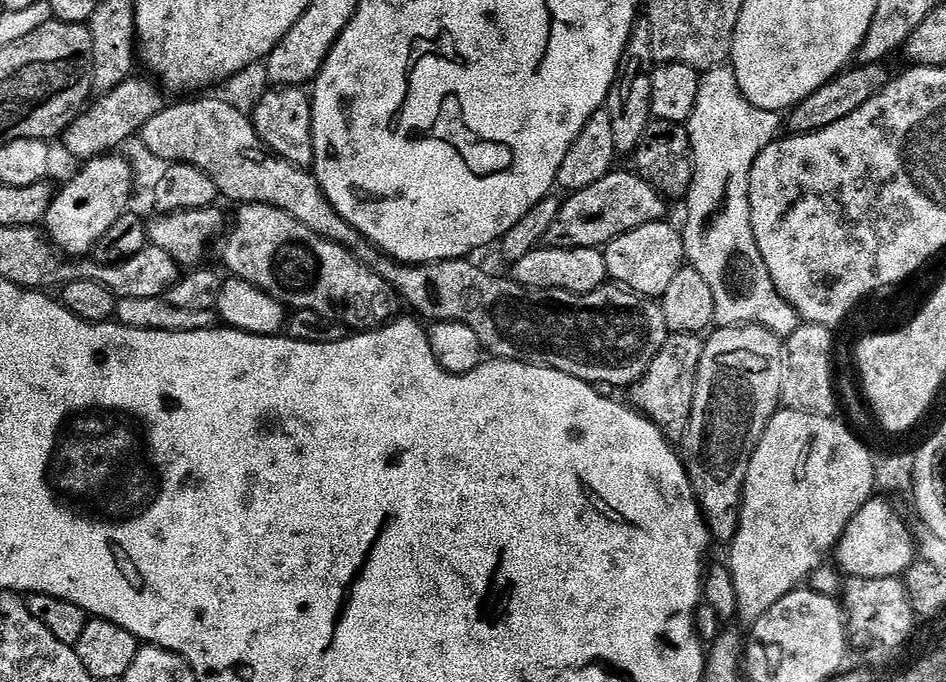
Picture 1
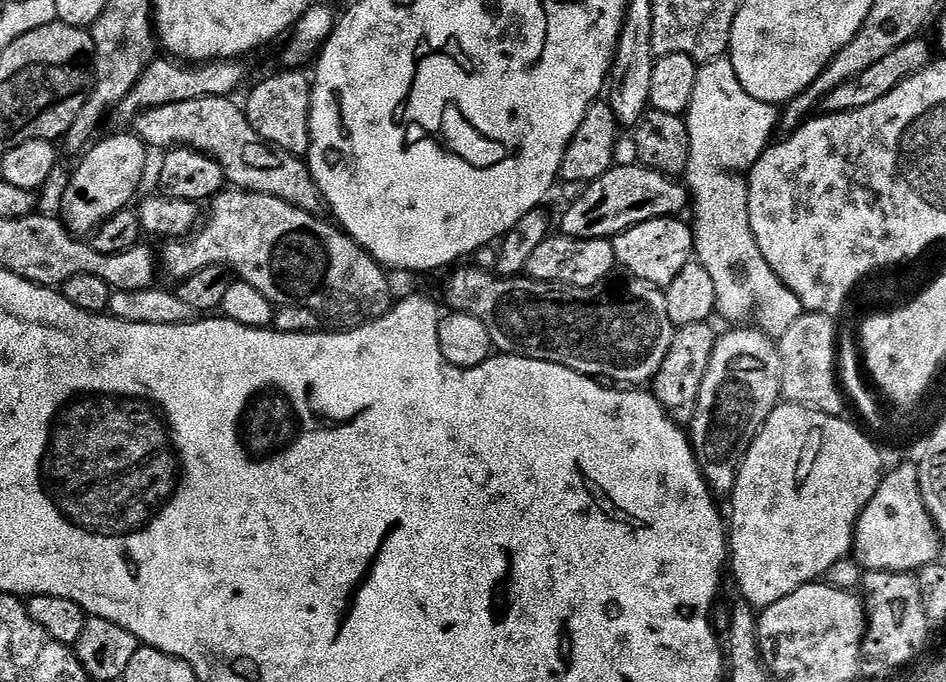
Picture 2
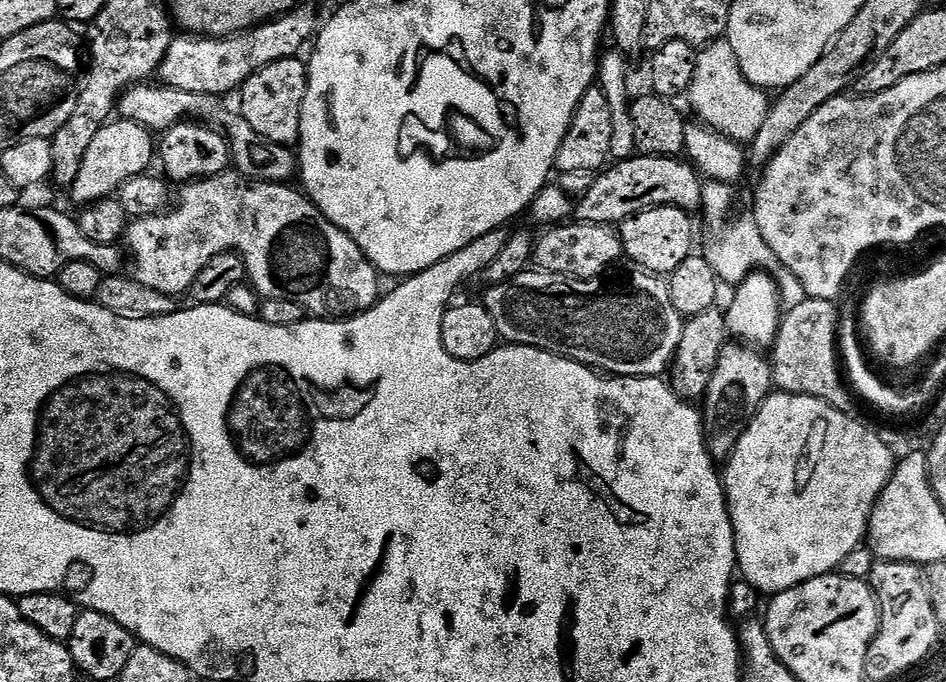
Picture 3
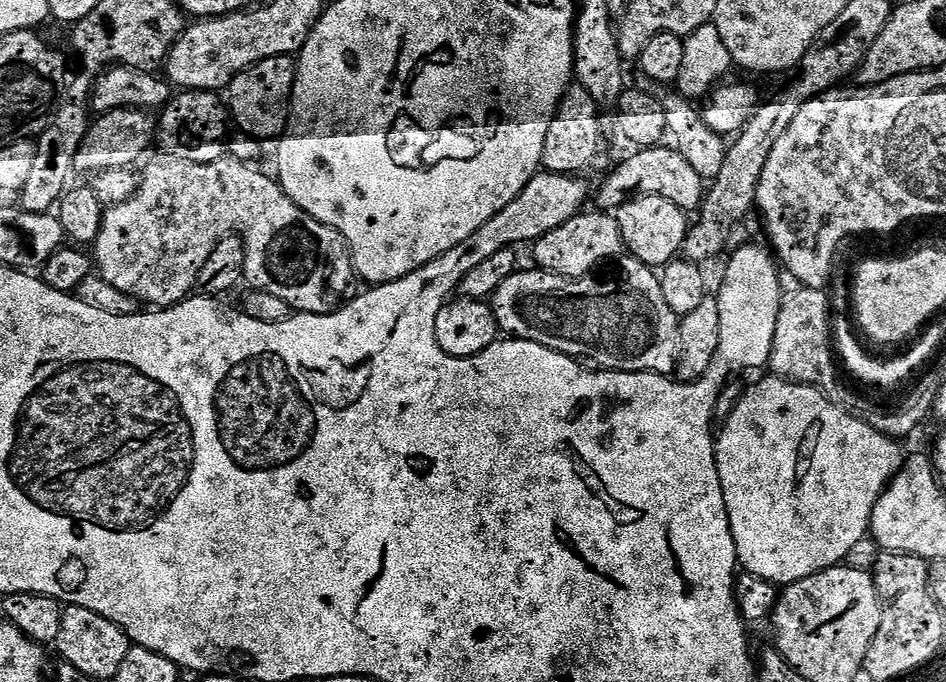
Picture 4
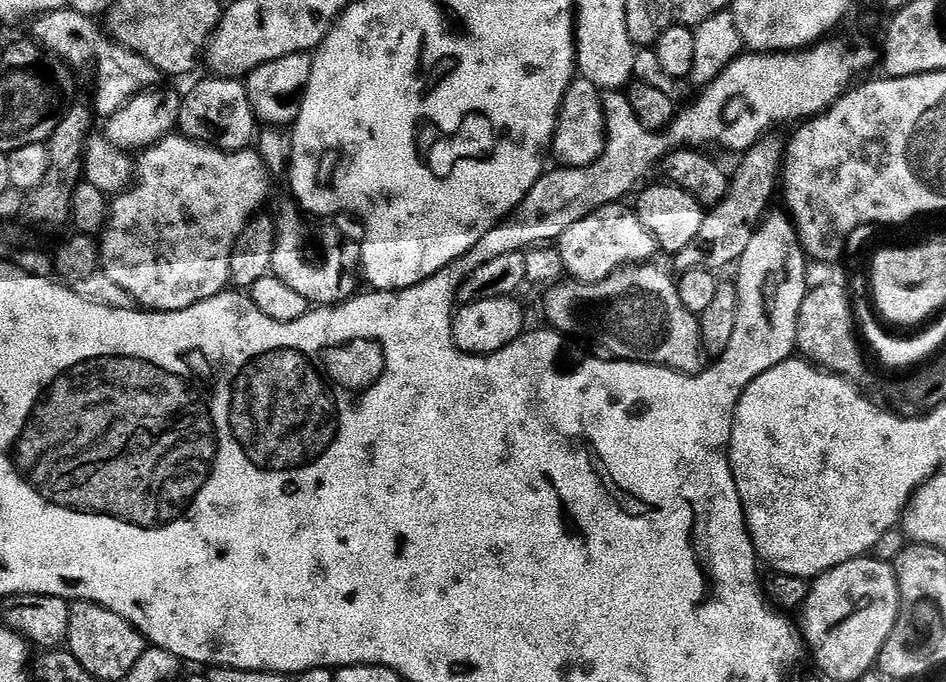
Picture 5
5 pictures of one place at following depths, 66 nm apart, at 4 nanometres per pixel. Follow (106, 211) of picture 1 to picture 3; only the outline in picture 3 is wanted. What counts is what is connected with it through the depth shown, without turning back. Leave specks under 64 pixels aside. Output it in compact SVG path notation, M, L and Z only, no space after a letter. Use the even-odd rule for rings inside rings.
M123 118L113 119L105 124L98 134L94 134L94 142L90 142L90 150L86 150L86 158L82 158L82 170L78 170L78 178L74 178L70 189L72 200L81 206L93 206L101 200L115 197L128 180L143 176L154 164L154 136L149 129L143 128L138 122Z

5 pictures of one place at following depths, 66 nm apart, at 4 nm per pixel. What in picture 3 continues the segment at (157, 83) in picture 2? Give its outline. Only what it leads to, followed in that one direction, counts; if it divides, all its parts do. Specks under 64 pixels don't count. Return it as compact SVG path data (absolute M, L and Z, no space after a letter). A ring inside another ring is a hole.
M299 5L291 12L256 25L247 32L227 37L175 37L157 68L157 79L161 85L178 89L196 96L219 98L235 93L251 76L280 59L297 57L304 44L313 39L312 8Z

